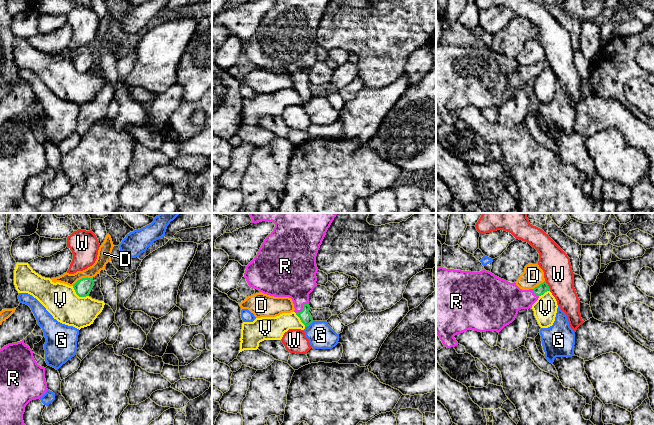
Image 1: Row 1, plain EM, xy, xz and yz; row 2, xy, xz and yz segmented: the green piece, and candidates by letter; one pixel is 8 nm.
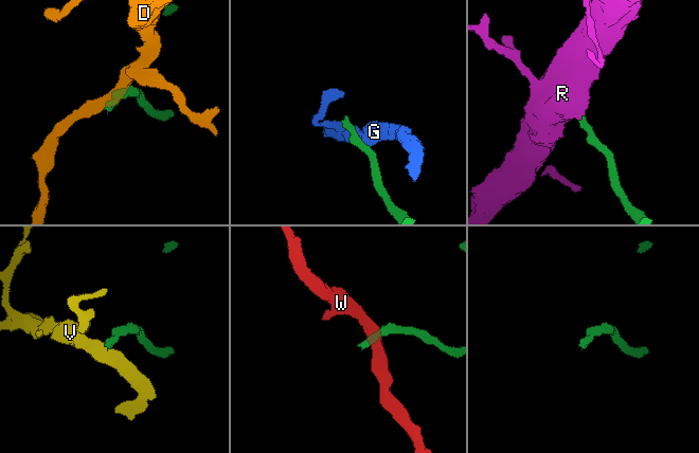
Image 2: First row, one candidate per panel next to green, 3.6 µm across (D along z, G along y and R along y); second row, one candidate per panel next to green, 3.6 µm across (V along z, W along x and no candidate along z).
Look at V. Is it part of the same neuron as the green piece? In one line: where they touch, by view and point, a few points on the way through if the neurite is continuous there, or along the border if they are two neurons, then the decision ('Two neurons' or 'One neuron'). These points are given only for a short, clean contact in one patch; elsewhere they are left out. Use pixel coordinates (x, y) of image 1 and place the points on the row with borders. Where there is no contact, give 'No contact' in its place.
Touches green at xy (79, 296). Boundary: xy (72, 286), (79, 296), (88, 296). Two neurons

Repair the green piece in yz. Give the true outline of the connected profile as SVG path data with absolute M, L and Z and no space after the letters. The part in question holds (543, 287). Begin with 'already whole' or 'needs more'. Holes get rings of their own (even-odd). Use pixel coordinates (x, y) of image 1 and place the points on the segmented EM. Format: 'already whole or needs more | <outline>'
needs more | M436 267L436 334L447 348L455 347L455 335L467 330L497 331L512 323L518 311L532 308L545 292L550 291L546 281L534 289L522 290L516 283L501 279L485 269L480 272Z

